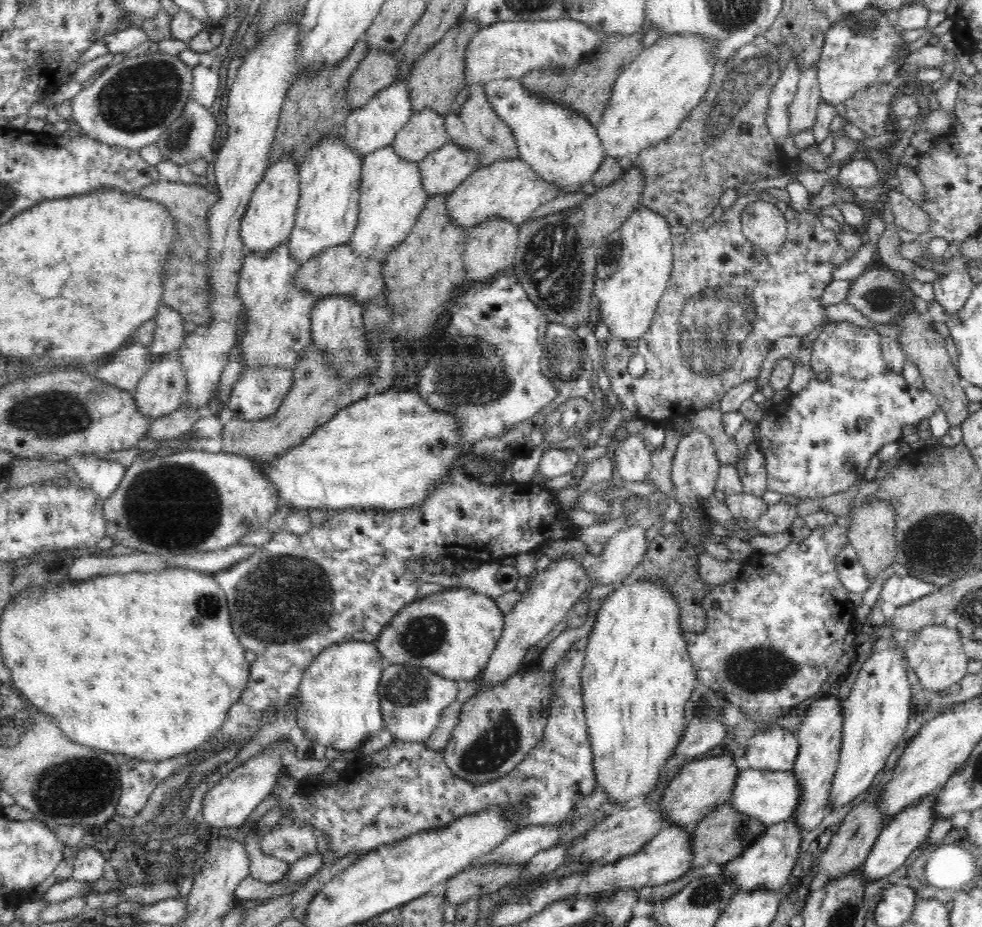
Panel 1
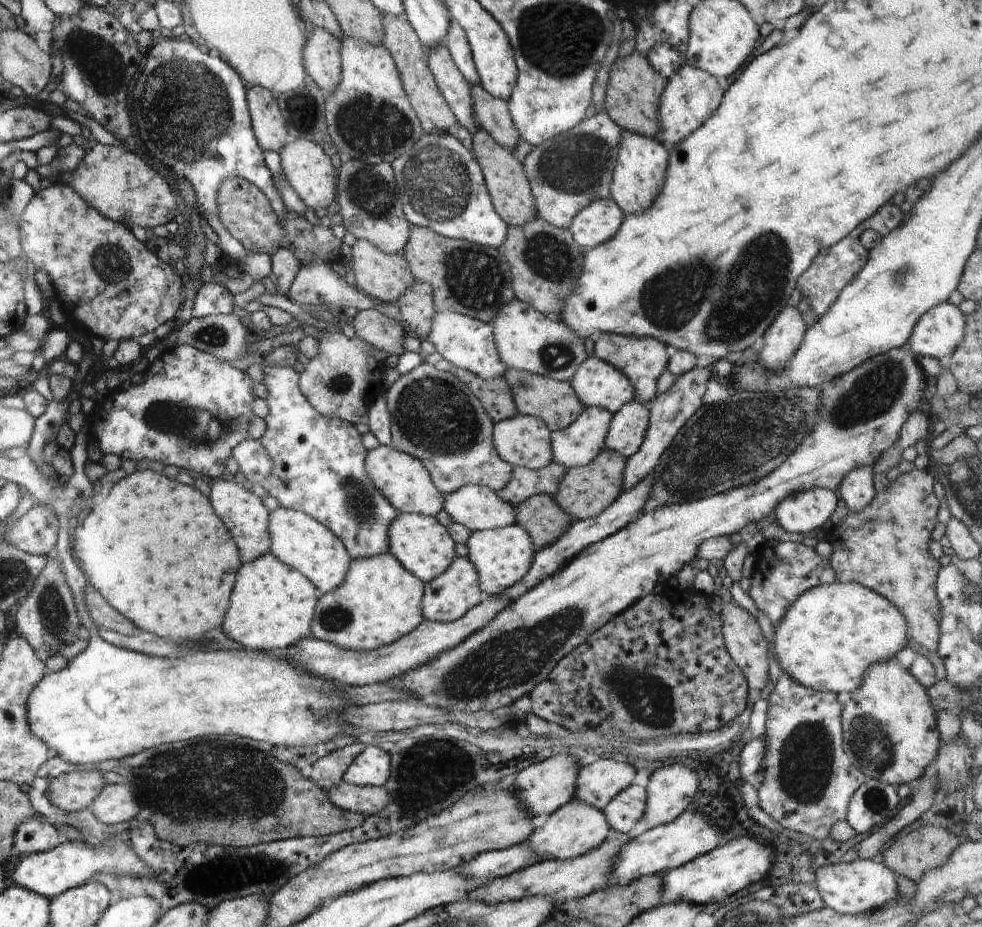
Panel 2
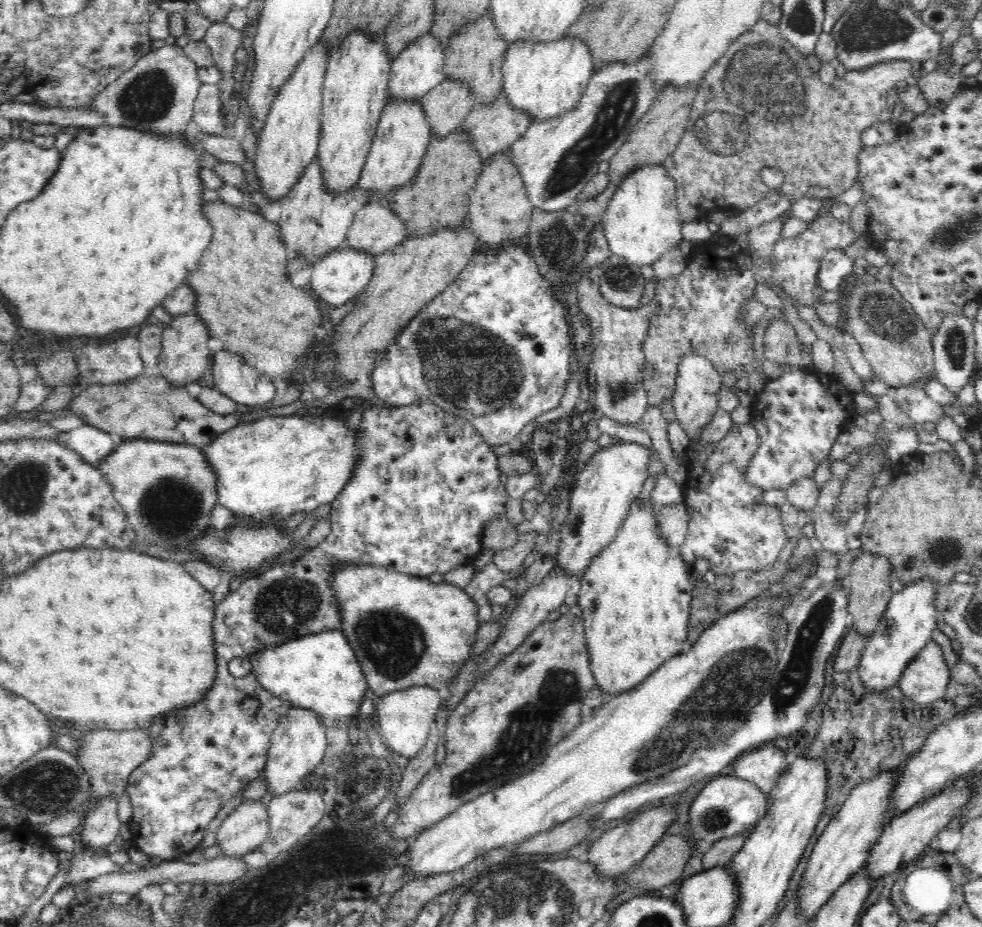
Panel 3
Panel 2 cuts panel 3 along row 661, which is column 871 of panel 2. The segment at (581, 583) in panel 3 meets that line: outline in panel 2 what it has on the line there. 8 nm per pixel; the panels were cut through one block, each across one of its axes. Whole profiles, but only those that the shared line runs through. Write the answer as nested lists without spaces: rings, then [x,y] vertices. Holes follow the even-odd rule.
[[[834,581],[832,584],[818,585],[810,590],[802,592],[786,611],[786,614],[782,616],[780,624],[774,626],[774,636],[772,641],[772,648],[774,648],[774,656],[778,658],[778,664],[782,668],[783,672],[786,672],[792,680],[796,680],[798,684],[806,686],[806,688],[812,688],[818,692],[834,692],[834,694],[840,694],[840,692],[852,692],[862,684],[864,680],[866,670],[882,660],[890,660],[894,658],[908,644],[908,632],[906,632],[906,618],[902,616],[902,612],[898,612],[893,604],[890,604],[889,600],[886,600],[881,594],[862,586],[860,583],[841,583],[840,581]]]

